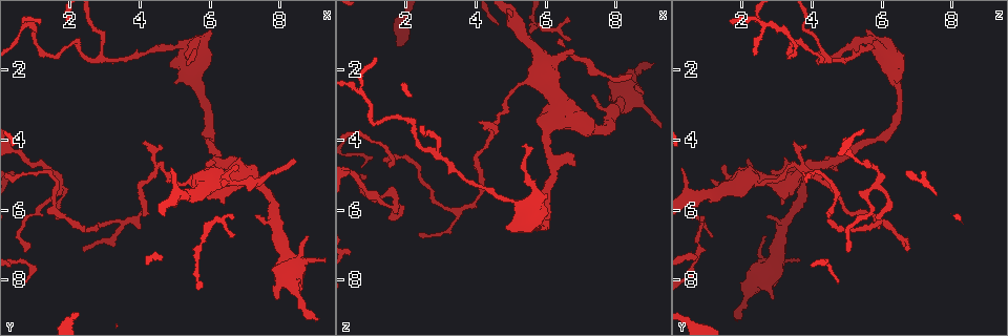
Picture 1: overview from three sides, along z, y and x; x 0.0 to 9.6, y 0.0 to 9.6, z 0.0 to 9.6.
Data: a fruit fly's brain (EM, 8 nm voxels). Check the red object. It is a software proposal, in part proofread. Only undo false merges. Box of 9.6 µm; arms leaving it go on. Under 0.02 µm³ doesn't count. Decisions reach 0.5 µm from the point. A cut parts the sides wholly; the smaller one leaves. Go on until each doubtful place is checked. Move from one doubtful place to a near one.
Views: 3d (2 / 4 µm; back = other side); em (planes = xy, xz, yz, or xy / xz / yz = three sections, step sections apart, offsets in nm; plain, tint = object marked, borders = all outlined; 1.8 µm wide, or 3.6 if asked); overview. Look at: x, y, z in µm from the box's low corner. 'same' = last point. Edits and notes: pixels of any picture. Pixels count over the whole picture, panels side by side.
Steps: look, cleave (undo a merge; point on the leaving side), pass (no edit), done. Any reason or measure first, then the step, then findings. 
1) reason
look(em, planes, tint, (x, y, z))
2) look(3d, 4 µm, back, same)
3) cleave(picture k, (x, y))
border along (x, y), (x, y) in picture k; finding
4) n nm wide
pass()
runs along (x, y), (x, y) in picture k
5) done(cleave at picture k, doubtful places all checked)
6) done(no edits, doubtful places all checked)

look(3d, 2 µm, (2.95, 1.70, 4.40))

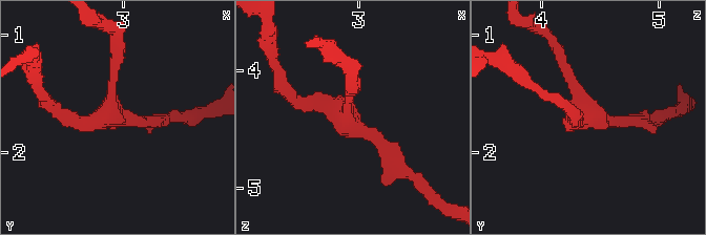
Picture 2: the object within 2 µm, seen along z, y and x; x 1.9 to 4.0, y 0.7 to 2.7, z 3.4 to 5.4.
3 arms; need the tissue
look(em, planes, tint, (2.92, 1.72, 4.46))

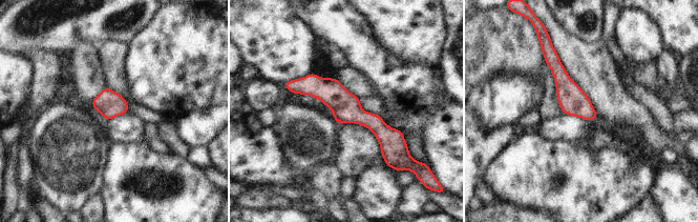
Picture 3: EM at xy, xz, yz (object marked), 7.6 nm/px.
pass()
runs along (290, 83), (329, 91), (400, 142) in picture 3; one neuron here

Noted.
sharp bend
look(3d, 4 µm, (5.90, 5.10, 2.25))

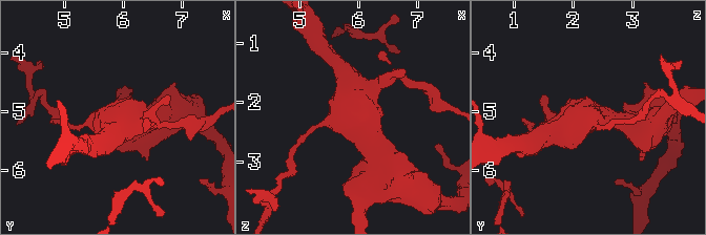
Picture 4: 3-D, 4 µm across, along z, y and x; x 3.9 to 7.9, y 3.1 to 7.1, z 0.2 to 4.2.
look(em, planes, plain, (5.90, 5.15, 2.20))

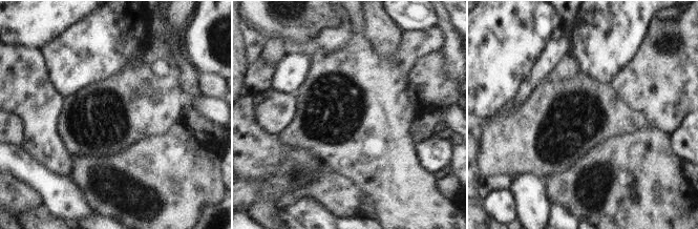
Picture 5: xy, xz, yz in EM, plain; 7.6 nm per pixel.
with the object marked
look(em, planes, tint, same)

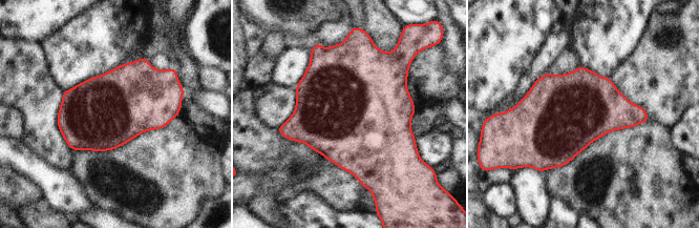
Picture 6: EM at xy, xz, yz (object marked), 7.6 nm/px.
pass()
all the same neuron

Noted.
narrows sharply
look(3d, 2 µm, (5.70, 6.90, 0.75))

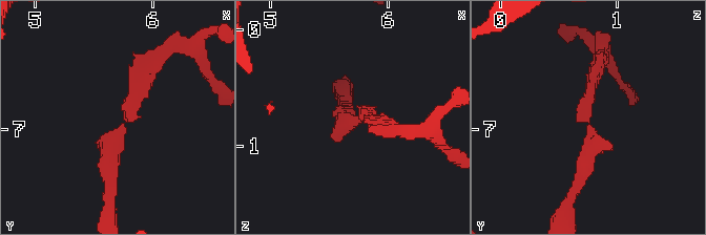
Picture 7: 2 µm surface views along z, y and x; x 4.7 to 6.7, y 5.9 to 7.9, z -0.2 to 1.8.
look(em, planes, tint, (5.76, 6.90, 0.72))

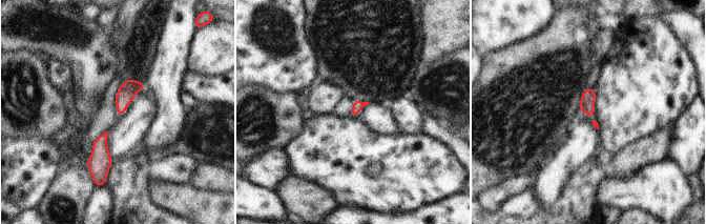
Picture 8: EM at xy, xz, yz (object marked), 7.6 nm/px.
pass()
all the same neuron

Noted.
abrupt turn
look(em, 3.6 µm, planes, borders, (1.70, 5.10, 6.00))

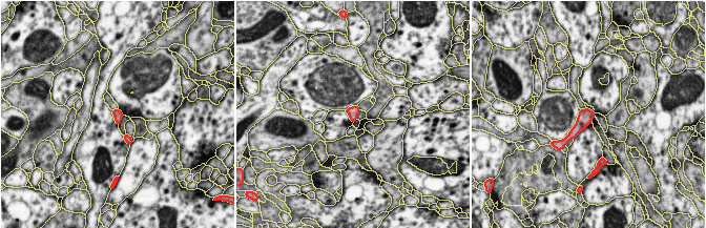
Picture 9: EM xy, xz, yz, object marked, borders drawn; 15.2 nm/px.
pass()
all the same neuron

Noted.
sharp bend
look(3d, 4 µm, (5.50, 1.30, 5.90))

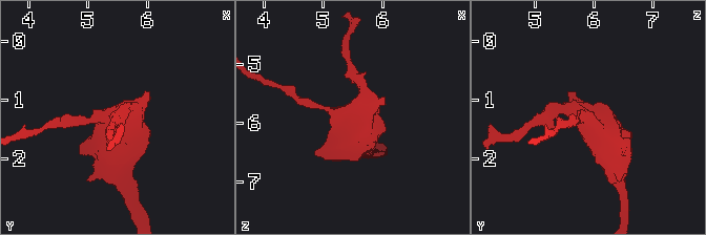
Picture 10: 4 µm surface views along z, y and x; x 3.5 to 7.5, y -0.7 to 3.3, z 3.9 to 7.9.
need the tissue
look(em, 3.6 µm, xy, step 4, tint, (5.50, 1.35, 5.85))

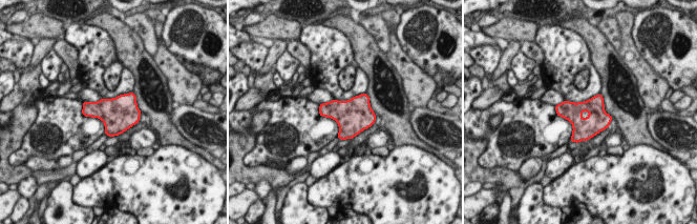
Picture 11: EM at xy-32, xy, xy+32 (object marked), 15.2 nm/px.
look(em, 3.6 µm, planes, borders, same)

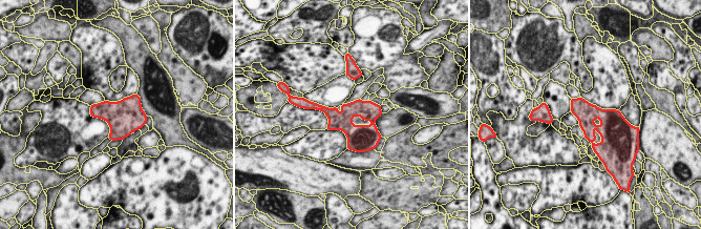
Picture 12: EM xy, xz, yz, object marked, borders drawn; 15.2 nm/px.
pass()
continuous, no second neuron

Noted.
done(no edits, doubtful places all checked)

